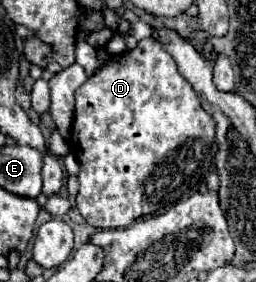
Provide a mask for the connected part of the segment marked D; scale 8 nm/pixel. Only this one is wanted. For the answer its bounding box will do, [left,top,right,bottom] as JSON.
[69,39,217,229]

